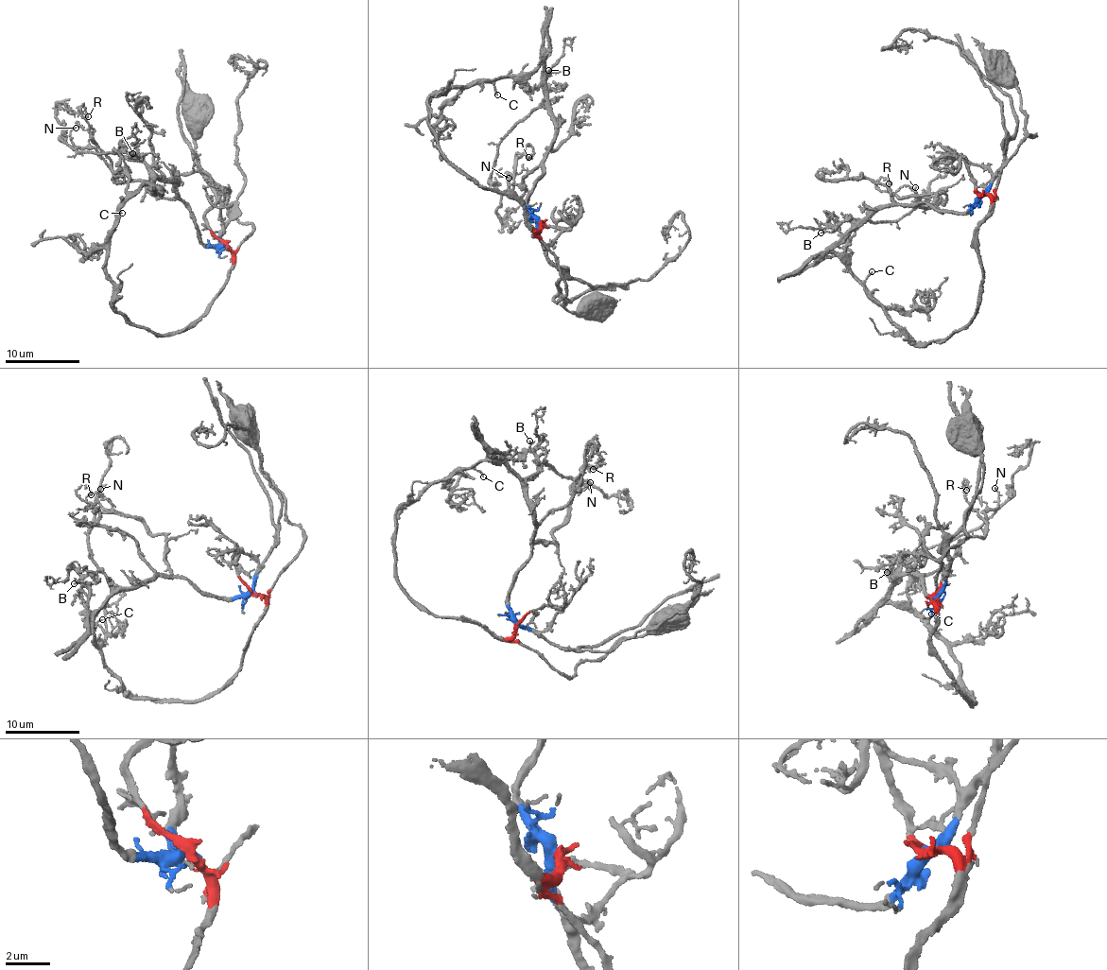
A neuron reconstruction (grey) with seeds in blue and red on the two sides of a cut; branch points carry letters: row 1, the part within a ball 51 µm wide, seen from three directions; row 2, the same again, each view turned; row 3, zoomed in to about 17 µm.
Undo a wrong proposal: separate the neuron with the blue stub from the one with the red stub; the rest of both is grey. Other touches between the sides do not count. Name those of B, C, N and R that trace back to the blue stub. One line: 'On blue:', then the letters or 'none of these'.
On blue: B, N, R

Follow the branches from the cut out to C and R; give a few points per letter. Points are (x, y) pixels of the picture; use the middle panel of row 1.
C: (539, 222), (529, 226), (522, 205), (441, 152), (429, 124), (428, 101), (449, 90), (487, 81), (498, 95)
R: (539, 222), (527, 192), (544, 169), (526, 175), (520, 197), (505, 194), (515, 158), (530, 145), (528, 156)

